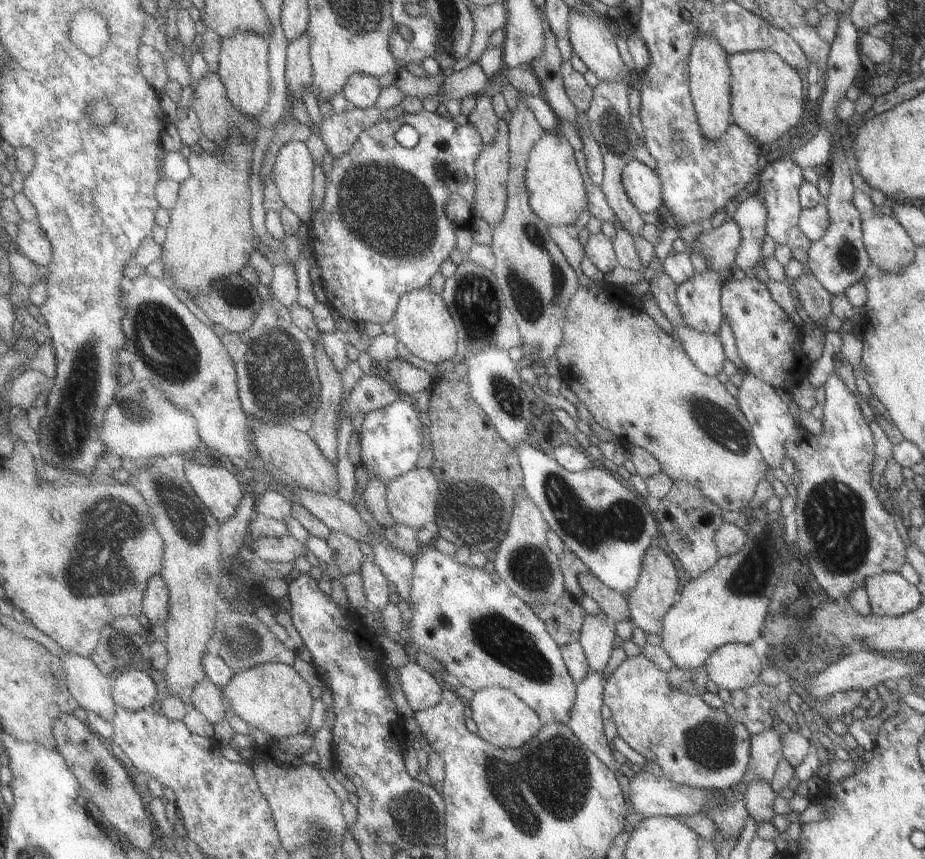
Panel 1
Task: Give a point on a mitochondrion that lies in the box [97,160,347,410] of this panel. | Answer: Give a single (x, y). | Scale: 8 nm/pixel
(160, 336)

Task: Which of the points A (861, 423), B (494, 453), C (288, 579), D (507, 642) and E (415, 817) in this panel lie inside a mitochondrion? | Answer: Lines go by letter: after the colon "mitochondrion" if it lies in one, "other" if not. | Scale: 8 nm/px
A: other
B: other
C: other
D: mitochondrion
E: mitochondrion

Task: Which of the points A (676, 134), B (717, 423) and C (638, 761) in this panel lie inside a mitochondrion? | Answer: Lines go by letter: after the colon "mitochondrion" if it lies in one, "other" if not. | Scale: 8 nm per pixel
A: mitochondrion
B: mitochondrion
C: other

